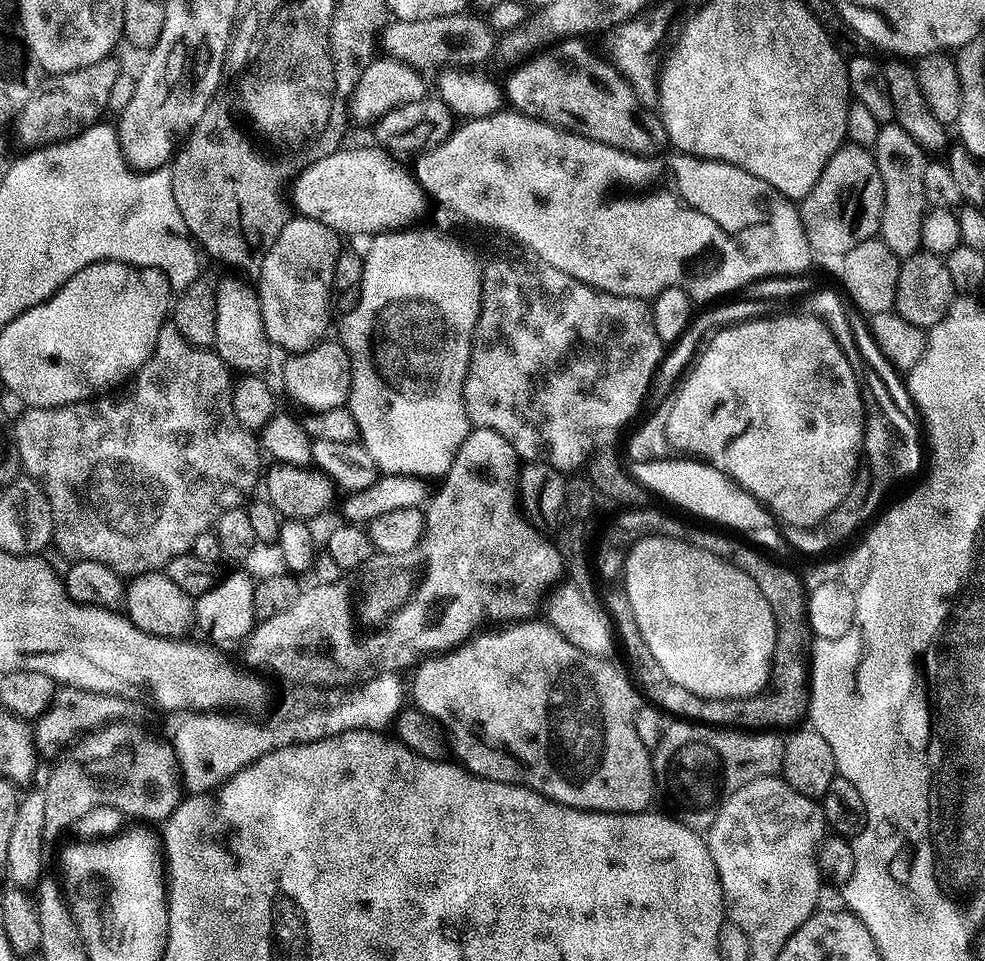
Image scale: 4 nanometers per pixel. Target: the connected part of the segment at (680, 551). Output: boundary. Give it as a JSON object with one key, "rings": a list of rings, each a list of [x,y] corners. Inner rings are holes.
{"rings":[[[647,537],[629,549],[622,571],[622,585],[629,598],[631,623],[641,632],[670,683],[685,687],[694,695],[715,700],[745,700],[768,688],[776,623],[770,602],[762,598],[762,590],[758,590],[742,569],[735,568],[728,560],[696,549],[684,540]]]}

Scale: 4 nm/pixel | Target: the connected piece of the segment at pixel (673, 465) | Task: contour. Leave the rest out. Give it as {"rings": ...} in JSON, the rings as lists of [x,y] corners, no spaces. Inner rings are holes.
{"rings":[[[667,456],[650,462],[630,462],[629,472],[645,489],[670,503],[719,527],[740,532],[764,534],[771,530],[774,518],[770,511],[751,494],[735,485],[711,464],[694,458]]]}

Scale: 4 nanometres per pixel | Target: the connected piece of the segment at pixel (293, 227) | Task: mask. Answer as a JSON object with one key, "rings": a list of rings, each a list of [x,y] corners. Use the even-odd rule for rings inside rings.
{"rings":[[[297,215],[282,226],[282,234],[274,238],[274,246],[270,246],[258,269],[262,322],[269,342],[284,354],[310,350],[329,335],[328,319],[334,313],[335,260],[342,253],[340,240],[330,226]]]}

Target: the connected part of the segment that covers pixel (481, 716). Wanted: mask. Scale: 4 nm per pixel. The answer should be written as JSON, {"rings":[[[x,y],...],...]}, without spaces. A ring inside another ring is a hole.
{"rings":[[[518,622],[501,630],[484,630],[472,640],[453,649],[441,652],[431,658],[425,658],[416,665],[411,673],[410,700],[417,708],[421,708],[430,718],[434,718],[444,729],[450,741],[451,751],[456,752],[455,759],[475,776],[485,776],[487,780],[497,780],[507,784],[521,784],[523,788],[534,790],[548,800],[562,806],[581,808],[583,812],[646,812],[651,800],[654,800],[656,783],[652,777],[652,754],[649,748],[642,746],[636,729],[637,689],[633,681],[623,672],[620,673],[608,658],[590,656],[578,650],[558,630],[554,630],[547,622]]]}

